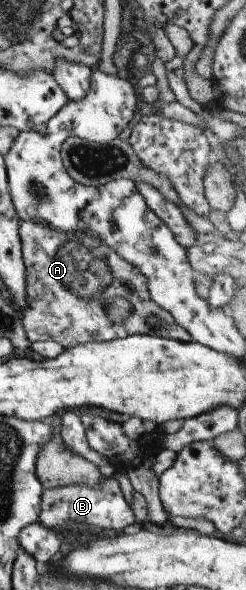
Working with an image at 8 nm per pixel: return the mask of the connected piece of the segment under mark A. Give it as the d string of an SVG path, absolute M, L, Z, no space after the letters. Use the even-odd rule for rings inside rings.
M21 221L18 228L21 243L21 254L25 271L25 306L21 312L23 328L27 340L55 341L63 348L83 344L90 341L109 342L116 338L125 338L134 334L153 334L161 338L179 342L192 342L190 334L182 329L166 310L158 307L149 296L145 277L131 263L123 260L114 249L101 246L98 239L89 233L81 232L71 236L69 233L53 230L48 226L34 222ZM122 296L133 307L133 312L119 324L112 324L105 316L106 297ZM149 315L155 315L160 321L159 328L151 328L146 323Z

